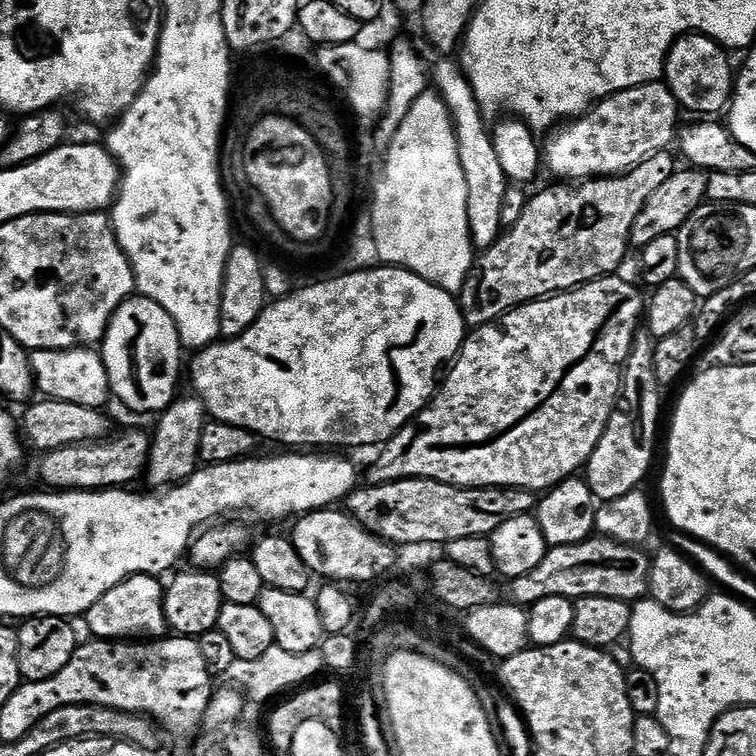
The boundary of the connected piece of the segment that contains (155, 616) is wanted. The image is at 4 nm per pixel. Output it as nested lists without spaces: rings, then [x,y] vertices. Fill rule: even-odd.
[[[132,576],[102,594],[86,614],[92,636],[117,642],[147,642],[167,637],[170,629],[164,614],[165,585],[160,583],[154,576]]]

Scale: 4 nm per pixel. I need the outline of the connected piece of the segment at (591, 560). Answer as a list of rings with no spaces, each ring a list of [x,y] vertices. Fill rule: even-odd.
[[[596,534],[580,544],[549,547],[546,558],[542,558],[542,562],[538,562],[538,566],[534,566],[530,574],[522,574],[507,581],[507,599],[519,606],[531,606],[542,602],[542,598],[559,596],[565,596],[573,602],[584,596],[635,602],[649,595],[648,579],[651,569],[649,553],[644,553],[639,547],[620,544]]]

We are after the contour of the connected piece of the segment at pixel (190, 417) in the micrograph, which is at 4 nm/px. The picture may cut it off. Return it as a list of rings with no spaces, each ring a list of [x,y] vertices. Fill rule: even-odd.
[[[195,394],[187,395],[181,395],[173,400],[167,410],[159,413],[157,420],[160,421],[156,424],[156,433],[154,431],[151,433],[146,480],[153,484],[153,489],[164,490],[189,480],[200,464],[200,443],[206,423],[206,413],[204,404]]]

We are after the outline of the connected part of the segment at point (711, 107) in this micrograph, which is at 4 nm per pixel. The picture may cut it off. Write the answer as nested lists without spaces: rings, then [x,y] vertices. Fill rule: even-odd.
[[[689,34],[680,37],[674,47],[670,50],[668,61],[664,67],[664,80],[668,85],[668,89],[674,94],[676,103],[681,109],[692,112],[720,112],[723,113],[727,109],[731,98],[732,89],[734,87],[734,64],[728,61],[729,53],[721,48],[715,40],[711,40],[708,36],[699,34]]]

